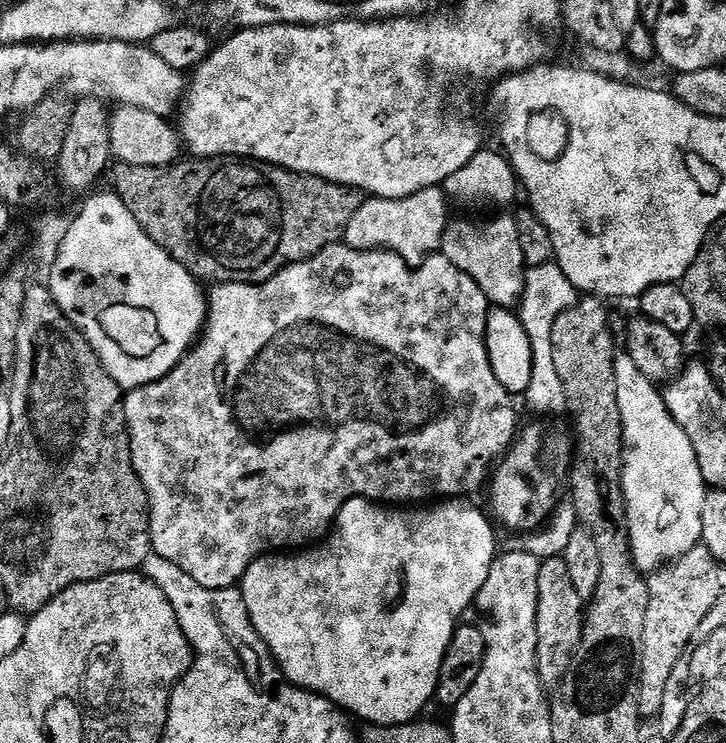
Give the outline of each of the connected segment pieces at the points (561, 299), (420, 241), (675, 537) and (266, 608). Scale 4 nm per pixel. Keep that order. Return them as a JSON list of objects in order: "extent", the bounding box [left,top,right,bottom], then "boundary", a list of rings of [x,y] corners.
[{"extent":[518,262,578,414],"boundary":[[[554,262],[549,264],[540,265],[537,268],[528,268],[524,273],[524,295],[521,296],[520,302],[518,305],[518,315],[520,317],[520,322],[522,326],[526,330],[526,334],[529,336],[530,340],[530,350],[533,352],[533,373],[530,376],[530,384],[528,391],[526,393],[526,400],[528,400],[528,404],[530,407],[536,411],[536,414],[544,414],[540,412],[561,412],[563,413],[565,409],[568,407],[568,403],[566,402],[566,394],[562,390],[562,378],[558,378],[558,370],[554,366],[554,342],[550,342],[550,334],[554,334],[554,322],[558,322],[558,314],[562,314],[566,311],[570,306],[574,306],[578,299],[578,293],[576,291],[576,287],[570,282],[570,278],[566,278],[566,274],[562,274],[562,270],[556,265]]]},{"extent":[343,186,450,266],"boundary":[[[440,186],[397,200],[368,198],[358,214],[350,218],[350,226],[346,226],[343,243],[363,252],[387,250],[401,256],[406,263],[419,266],[424,263],[425,258],[439,249],[444,229],[450,223],[448,208],[450,209],[450,201]]]},{"extent":[614,354,709,574],"boundary":[[[627,354],[617,355],[614,362],[614,382],[618,386],[618,410],[622,414],[624,435],[624,465],[620,471],[620,485],[624,495],[624,523],[628,529],[628,545],[632,547],[632,561],[636,569],[651,574],[665,564],[694,550],[702,541],[702,502],[709,489],[698,466],[694,446],[686,438],[686,430],[674,422],[666,406],[661,389],[652,383]]]},{"extent":[238,496,498,725],"boundary":[[[356,496],[341,506],[340,513],[336,515],[326,538],[321,539],[315,546],[308,546],[291,554],[265,554],[258,557],[246,570],[238,587],[244,595],[246,610],[250,614],[254,630],[258,630],[262,642],[268,647],[269,654],[276,662],[276,667],[284,673],[285,680],[297,688],[306,688],[317,696],[325,696],[345,713],[353,712],[358,719],[364,720],[365,725],[411,724],[417,719],[423,713],[420,711],[428,703],[433,703],[439,670],[450,646],[450,638],[461,623],[460,615],[463,614],[464,607],[467,604],[469,607],[482,590],[482,582],[486,582],[486,574],[490,574],[490,566],[498,555],[497,529],[493,521],[485,513],[484,517],[474,505],[467,504],[468,502],[464,498],[448,498],[431,506],[405,510],[400,506],[385,506],[375,500],[365,500],[362,496]]]}]

